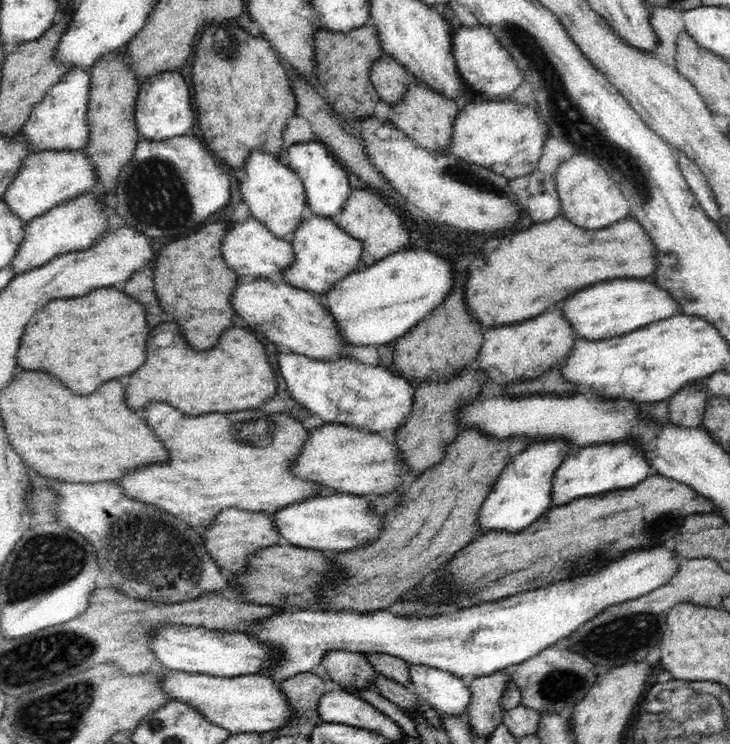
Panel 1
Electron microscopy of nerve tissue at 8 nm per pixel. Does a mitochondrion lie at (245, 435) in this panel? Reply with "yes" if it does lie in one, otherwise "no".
yes

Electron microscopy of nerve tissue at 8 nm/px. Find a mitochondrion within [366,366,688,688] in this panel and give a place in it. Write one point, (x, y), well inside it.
(633, 633)

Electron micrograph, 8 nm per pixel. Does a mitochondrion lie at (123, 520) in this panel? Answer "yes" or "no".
no

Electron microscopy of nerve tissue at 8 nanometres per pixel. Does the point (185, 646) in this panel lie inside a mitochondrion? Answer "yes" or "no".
no

